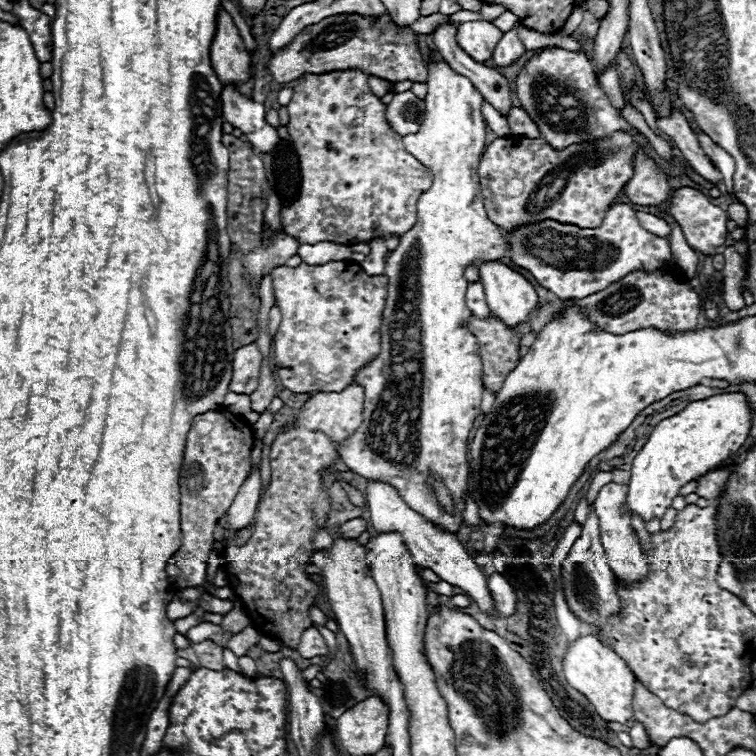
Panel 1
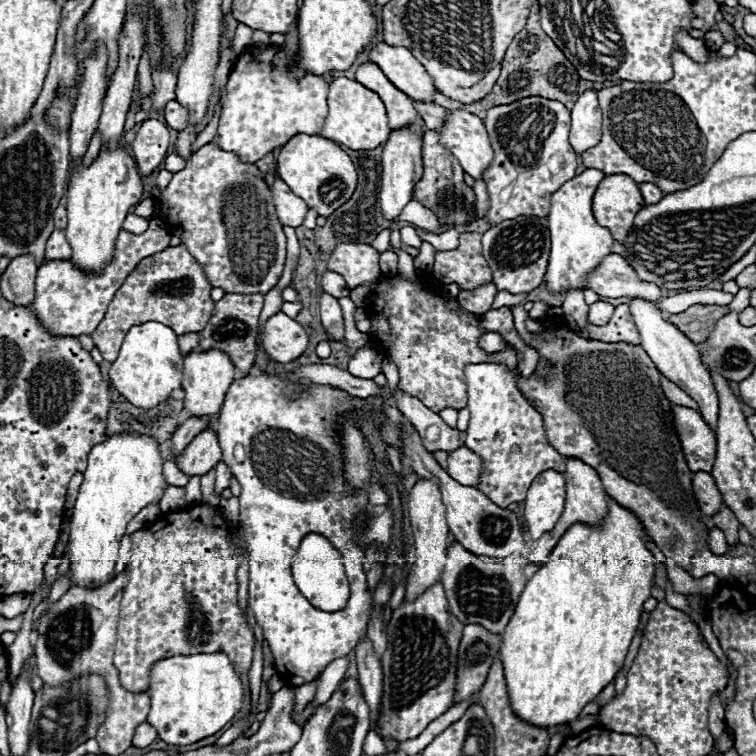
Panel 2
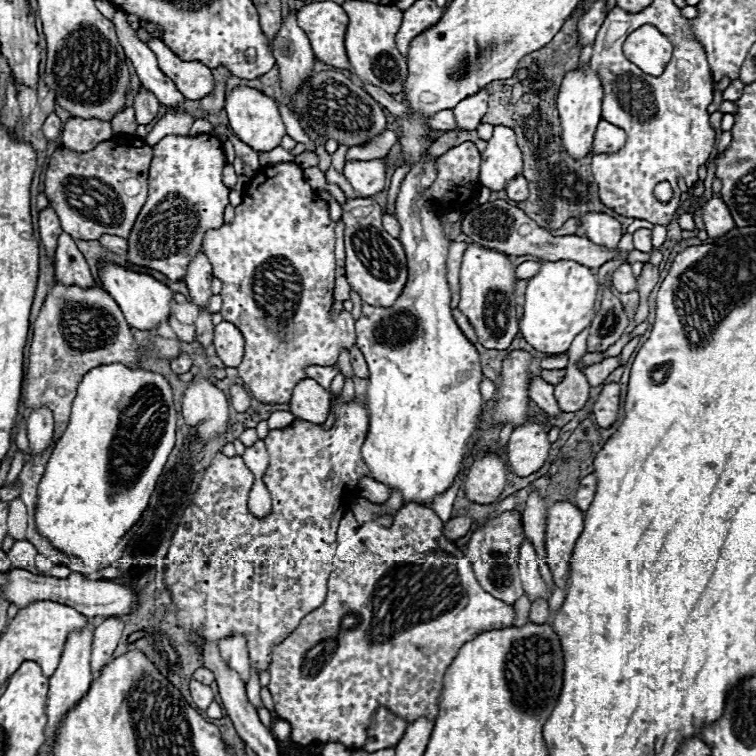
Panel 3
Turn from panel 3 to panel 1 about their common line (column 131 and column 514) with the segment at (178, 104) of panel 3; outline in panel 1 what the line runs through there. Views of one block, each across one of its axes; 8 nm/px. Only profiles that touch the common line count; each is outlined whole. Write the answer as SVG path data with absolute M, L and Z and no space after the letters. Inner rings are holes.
M512 28L512 30L504 32L504 36L500 38L500 42L496 44L496 48L492 52L492 58L494 58L496 64L508 66L514 60L518 60L522 54L524 54L524 46L522 46L522 42L518 38L516 28Z

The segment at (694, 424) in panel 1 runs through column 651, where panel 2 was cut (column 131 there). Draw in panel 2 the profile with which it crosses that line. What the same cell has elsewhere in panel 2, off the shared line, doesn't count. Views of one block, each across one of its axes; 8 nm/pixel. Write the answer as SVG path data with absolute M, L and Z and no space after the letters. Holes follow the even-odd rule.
M116 434L92 448L88 454L84 482L70 518L70 587L94 590L94 586L100 588L108 582L110 574L114 574L120 538L124 536L128 522L144 506L162 498L164 484L166 480L162 478L162 458L154 438L138 434Z

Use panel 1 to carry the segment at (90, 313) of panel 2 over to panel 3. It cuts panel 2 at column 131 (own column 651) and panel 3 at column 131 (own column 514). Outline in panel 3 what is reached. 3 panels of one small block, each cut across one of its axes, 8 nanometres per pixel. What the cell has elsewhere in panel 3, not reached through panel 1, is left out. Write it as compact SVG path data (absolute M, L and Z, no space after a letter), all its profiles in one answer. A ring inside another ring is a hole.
M210 134L202 136L166 136L154 146L154 158L148 178L148 200L138 214L132 232L128 236L128 262L136 266L148 266L162 272L170 282L180 282L186 274L190 260L202 250L204 232L208 228L218 228L224 224L224 208L228 206L228 192L222 184L222 168L226 156L222 152L222 142Z

